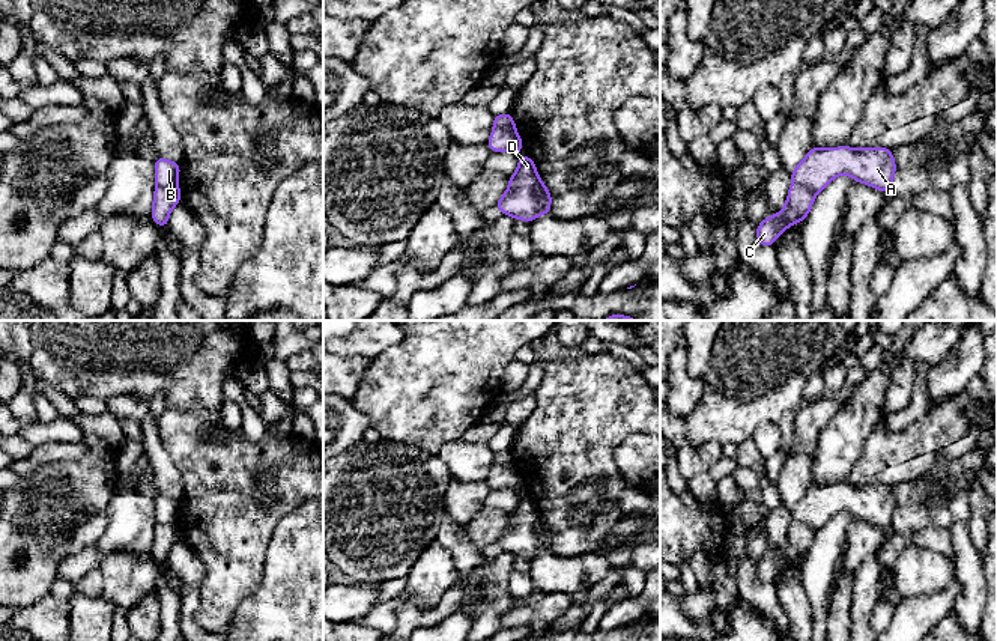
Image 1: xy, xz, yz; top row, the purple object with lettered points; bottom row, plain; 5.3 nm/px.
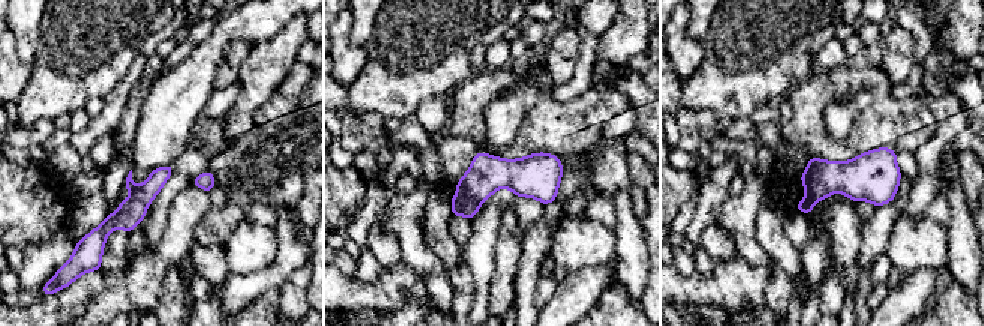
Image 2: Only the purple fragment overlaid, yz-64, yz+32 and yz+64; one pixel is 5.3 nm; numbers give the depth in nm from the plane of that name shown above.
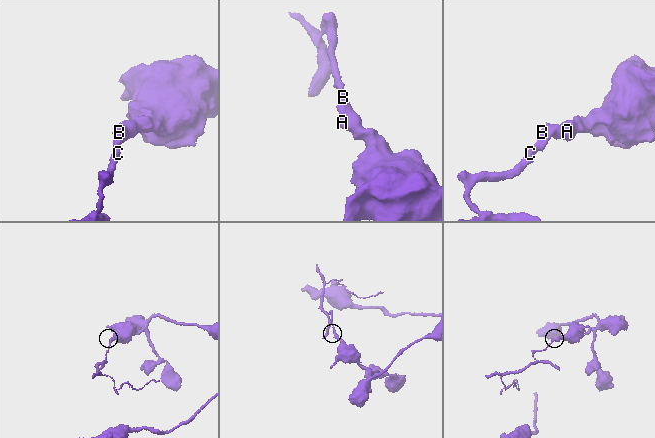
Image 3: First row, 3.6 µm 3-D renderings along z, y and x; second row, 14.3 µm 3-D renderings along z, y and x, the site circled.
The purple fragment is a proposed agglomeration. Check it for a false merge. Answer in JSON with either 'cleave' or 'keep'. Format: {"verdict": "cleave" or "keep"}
{"verdict": "cleave"}

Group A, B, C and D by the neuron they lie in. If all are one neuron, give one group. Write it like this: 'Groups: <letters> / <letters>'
Groups: A B D / C

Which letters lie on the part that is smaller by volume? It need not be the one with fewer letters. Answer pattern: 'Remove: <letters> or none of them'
Remove: C

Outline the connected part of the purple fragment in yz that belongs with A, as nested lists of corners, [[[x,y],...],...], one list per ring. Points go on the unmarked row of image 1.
[[[812,483],[791,509],[791,516],[815,531],[836,513],[848,512],[853,518],[877,525],[883,531],[892,525],[896,501],[892,486],[839,483],[833,486]]]

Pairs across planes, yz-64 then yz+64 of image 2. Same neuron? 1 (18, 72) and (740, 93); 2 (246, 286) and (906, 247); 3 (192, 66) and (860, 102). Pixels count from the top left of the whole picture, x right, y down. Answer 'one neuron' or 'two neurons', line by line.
1: two neurons
2: two neurons
3: one neuron

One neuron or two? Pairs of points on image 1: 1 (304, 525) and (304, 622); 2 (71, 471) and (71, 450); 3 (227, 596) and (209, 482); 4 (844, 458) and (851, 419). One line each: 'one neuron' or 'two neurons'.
1: one neuron
2: two neurons
3: one neuron
4: one neuron

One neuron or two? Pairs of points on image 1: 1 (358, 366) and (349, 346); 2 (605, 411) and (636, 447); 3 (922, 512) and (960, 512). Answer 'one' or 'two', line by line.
1: two
2: two
3: one

